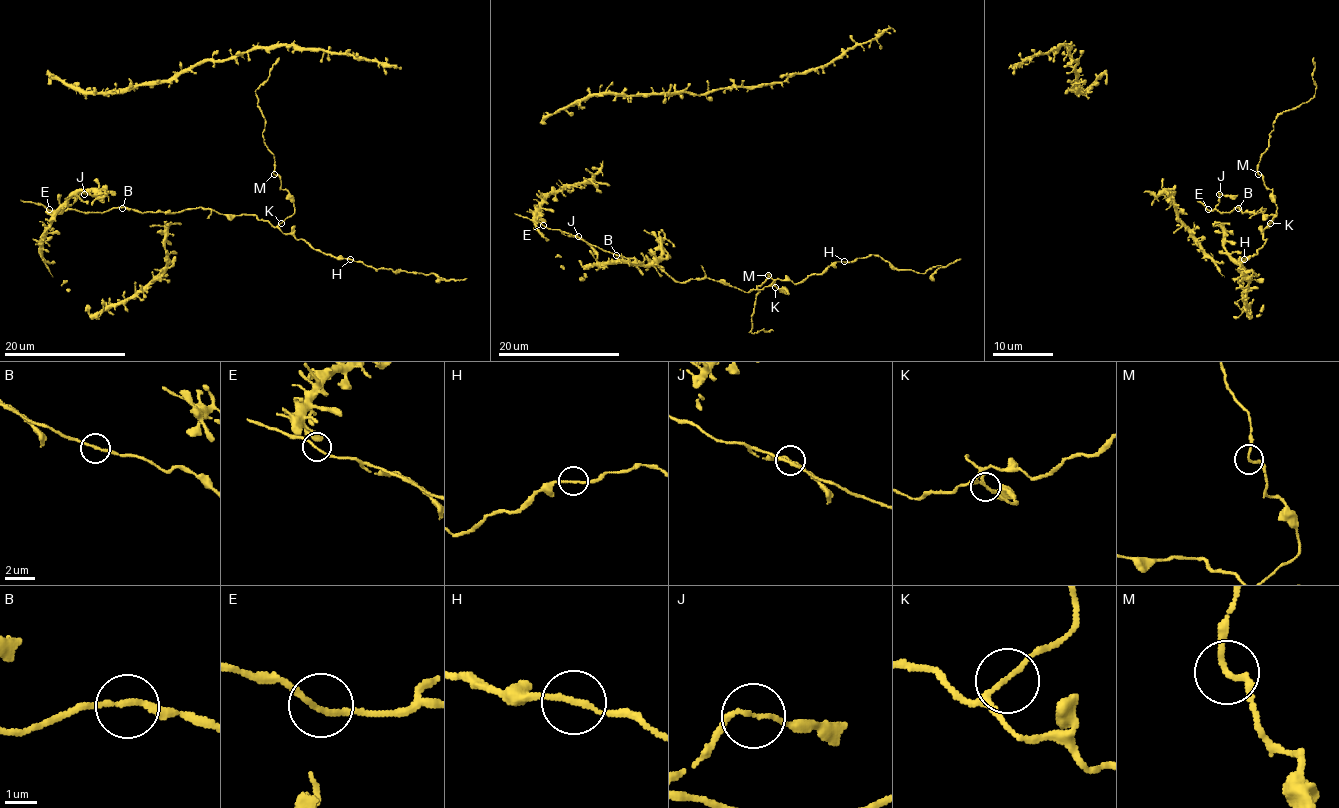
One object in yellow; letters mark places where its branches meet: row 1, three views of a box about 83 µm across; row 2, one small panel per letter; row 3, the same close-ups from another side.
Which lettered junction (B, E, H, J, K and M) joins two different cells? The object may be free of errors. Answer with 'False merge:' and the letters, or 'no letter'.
False merge: no letter

